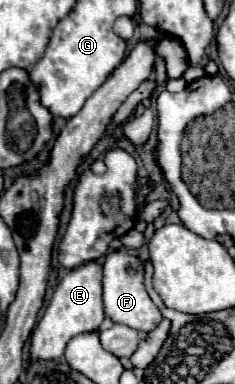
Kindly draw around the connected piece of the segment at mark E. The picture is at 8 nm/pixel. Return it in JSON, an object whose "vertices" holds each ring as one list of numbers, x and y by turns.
{"vertices":[[91,261,81,267,71,269,57,285,45,309,45,315,41,317,41,321,37,323,31,335,29,357,33,361,49,361,49,359,63,357,67,343,75,335,97,333,103,319,105,319,105,313,103,313,103,301,101,301,101,265]]}

